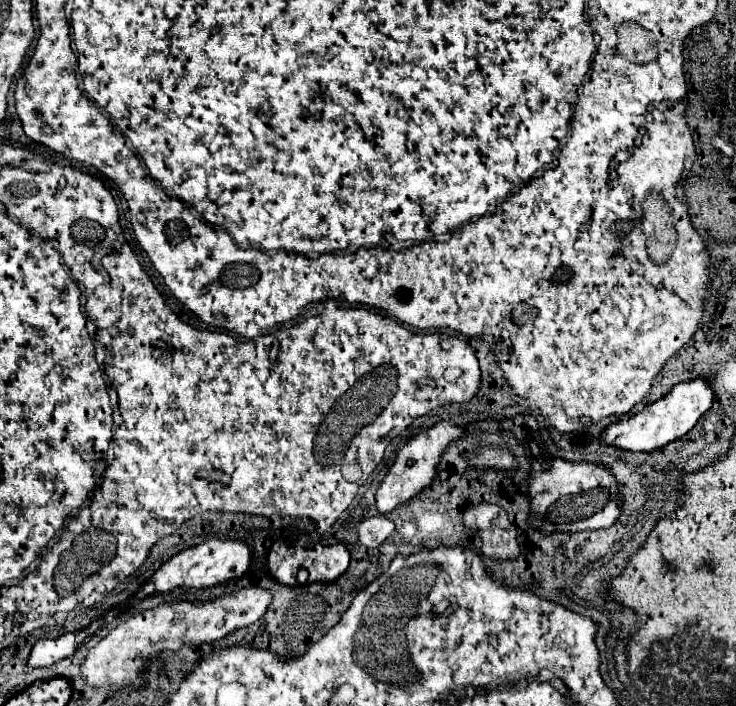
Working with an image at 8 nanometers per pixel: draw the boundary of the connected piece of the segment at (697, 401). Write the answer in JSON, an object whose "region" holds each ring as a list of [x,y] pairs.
{"region":[[[697,377],[697,379],[691,379],[691,381],[679,383],[663,399],[659,399],[651,405],[645,405],[631,419],[623,419],[623,421],[607,427],[601,433],[601,443],[617,447],[617,449],[625,449],[625,451],[651,453],[655,449],[661,449],[661,447],[669,445],[675,439],[681,439],[699,421],[699,417],[709,411],[711,401],[713,401],[713,391],[711,391],[707,379]]]}

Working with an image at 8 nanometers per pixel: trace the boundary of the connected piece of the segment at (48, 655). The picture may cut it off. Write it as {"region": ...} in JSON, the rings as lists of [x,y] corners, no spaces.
{"region":[[[71,633],[61,635],[57,639],[41,639],[33,647],[33,651],[29,655],[29,667],[31,669],[35,669],[35,667],[49,667],[49,665],[61,661],[63,657],[69,657],[75,651],[75,645],[71,643],[71,637],[75,639],[75,635],[71,635]]]}

